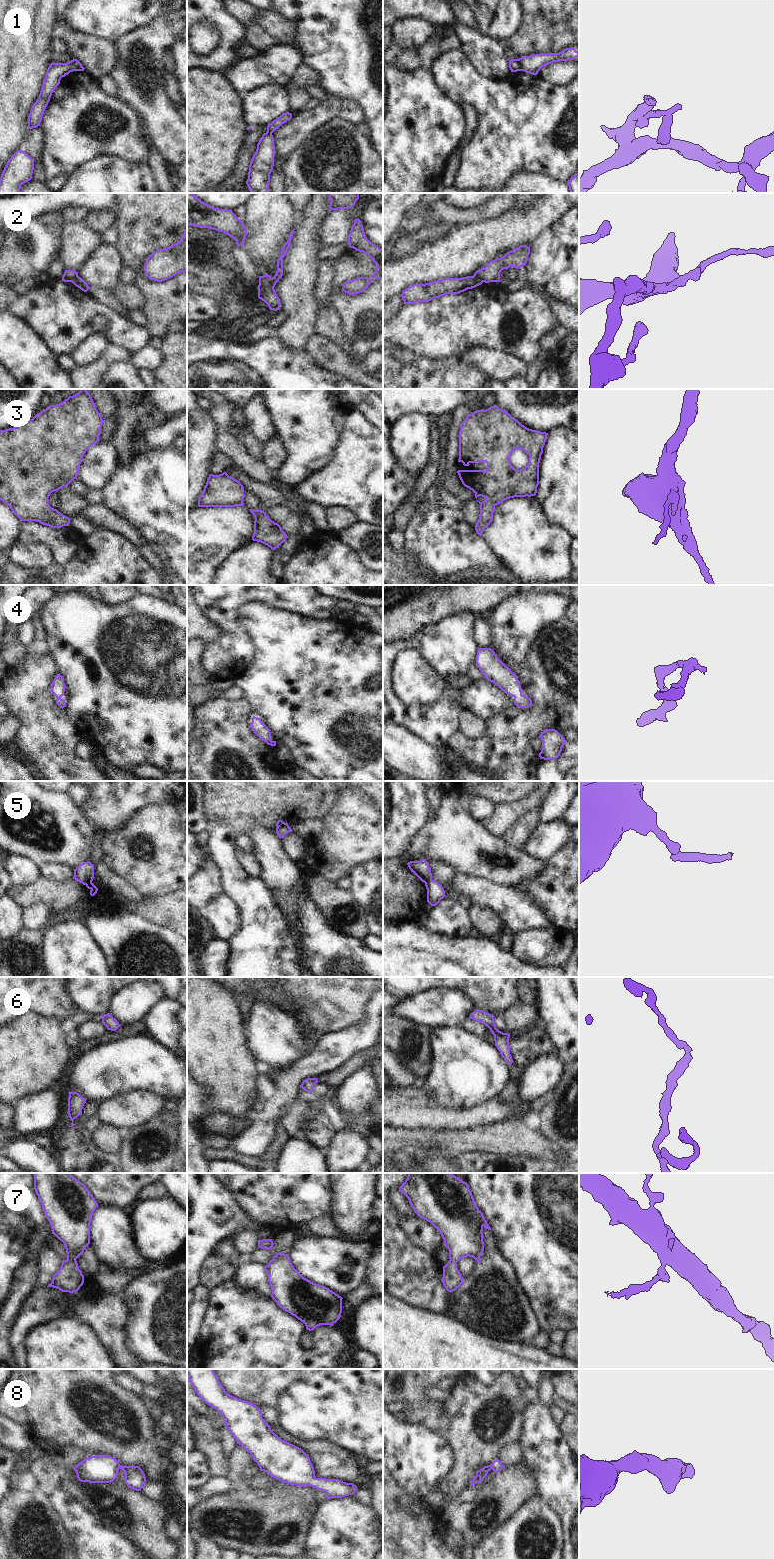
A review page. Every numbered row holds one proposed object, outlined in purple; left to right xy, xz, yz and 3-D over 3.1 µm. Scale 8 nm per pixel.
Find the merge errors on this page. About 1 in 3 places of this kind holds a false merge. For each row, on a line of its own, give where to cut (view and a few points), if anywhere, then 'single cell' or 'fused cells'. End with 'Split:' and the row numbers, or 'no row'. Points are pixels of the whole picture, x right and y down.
1: cut yz (517, 59), (521, 70); fused cells
2: cut yz (473, 275), (484, 281); fused cells
3: cut none; single cell
4: cut none; single cell
5: cut xy (91, 881), (84, 884); fused cells
6: cut none; single cell
7: cut none; single cell
8: cut none; single cell
Split: 1, 2, 5

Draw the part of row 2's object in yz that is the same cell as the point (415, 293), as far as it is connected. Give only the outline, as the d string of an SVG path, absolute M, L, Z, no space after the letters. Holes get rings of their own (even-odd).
M477 276L445 278L425 284L413 284L402 291L404 304L429 302L446 294L459 294L481 285L484 281Z

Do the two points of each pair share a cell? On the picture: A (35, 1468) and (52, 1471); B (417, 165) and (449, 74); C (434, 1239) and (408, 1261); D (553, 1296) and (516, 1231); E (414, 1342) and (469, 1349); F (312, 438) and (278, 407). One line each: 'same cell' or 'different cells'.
A: same cell
B: different cells
C: different cells
D: same cell
E: same cell
F: same cell

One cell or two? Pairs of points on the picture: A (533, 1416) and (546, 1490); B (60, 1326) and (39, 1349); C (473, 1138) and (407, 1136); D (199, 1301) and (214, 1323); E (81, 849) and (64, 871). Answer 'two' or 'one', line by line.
A: one
B: one
C: one
D: two
E: two

